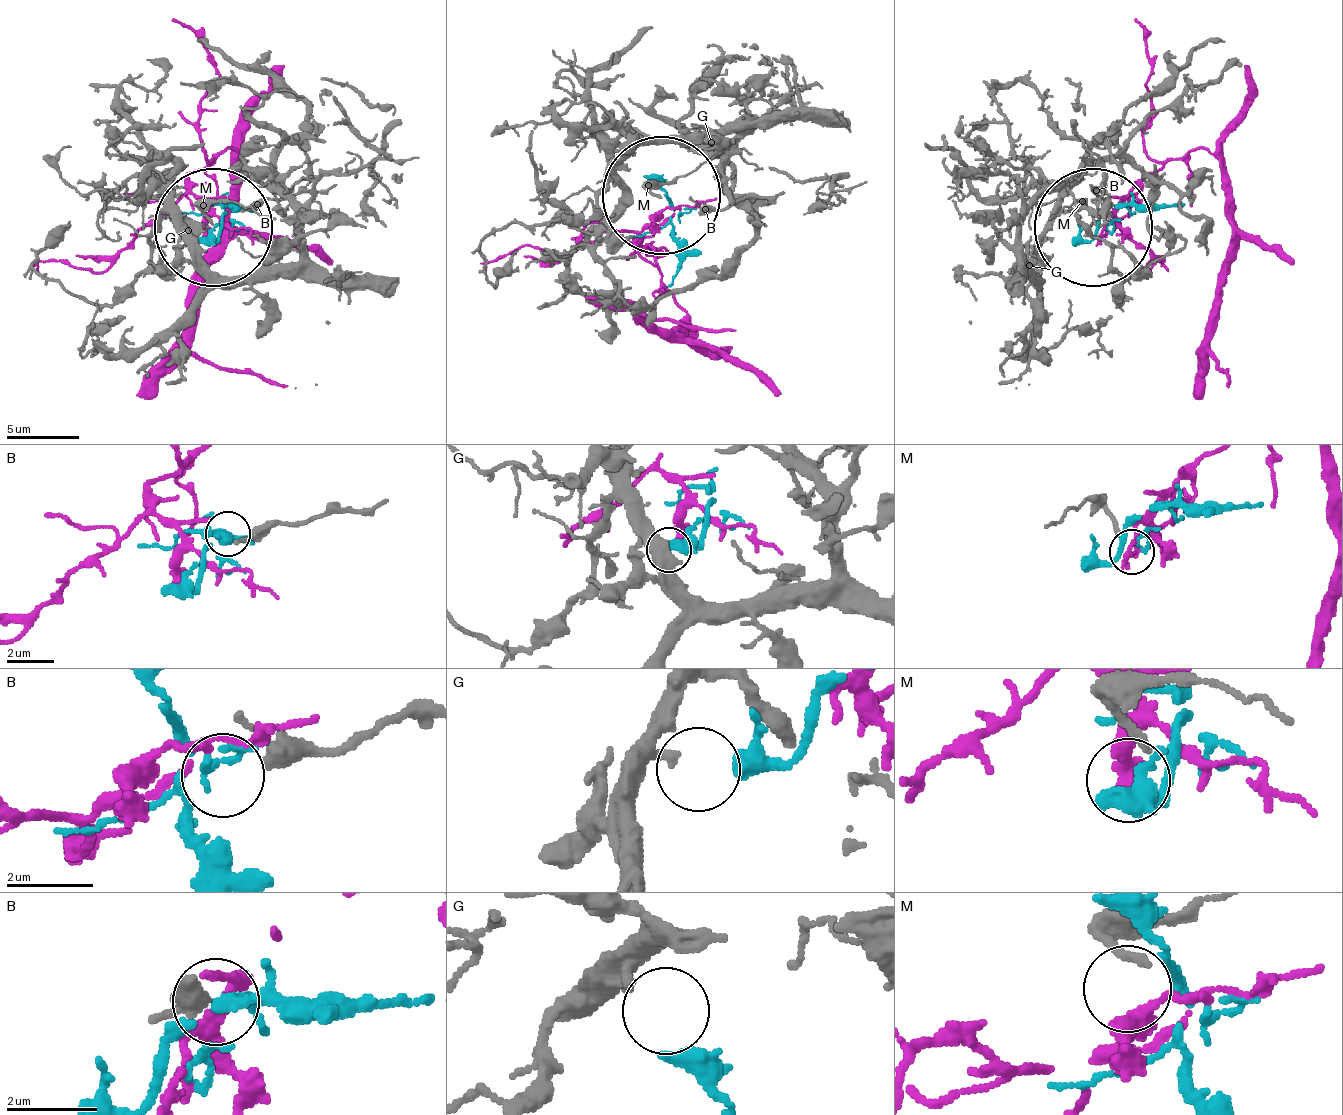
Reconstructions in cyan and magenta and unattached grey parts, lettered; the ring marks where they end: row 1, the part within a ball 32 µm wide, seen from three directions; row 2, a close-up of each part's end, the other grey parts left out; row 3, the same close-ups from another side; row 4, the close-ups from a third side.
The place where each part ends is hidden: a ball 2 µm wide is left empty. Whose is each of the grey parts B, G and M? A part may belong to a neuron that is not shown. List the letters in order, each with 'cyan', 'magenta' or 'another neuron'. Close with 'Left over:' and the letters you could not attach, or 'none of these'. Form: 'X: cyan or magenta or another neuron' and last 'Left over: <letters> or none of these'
B: magenta
G: cyan
M: another neuron
Left over: M

